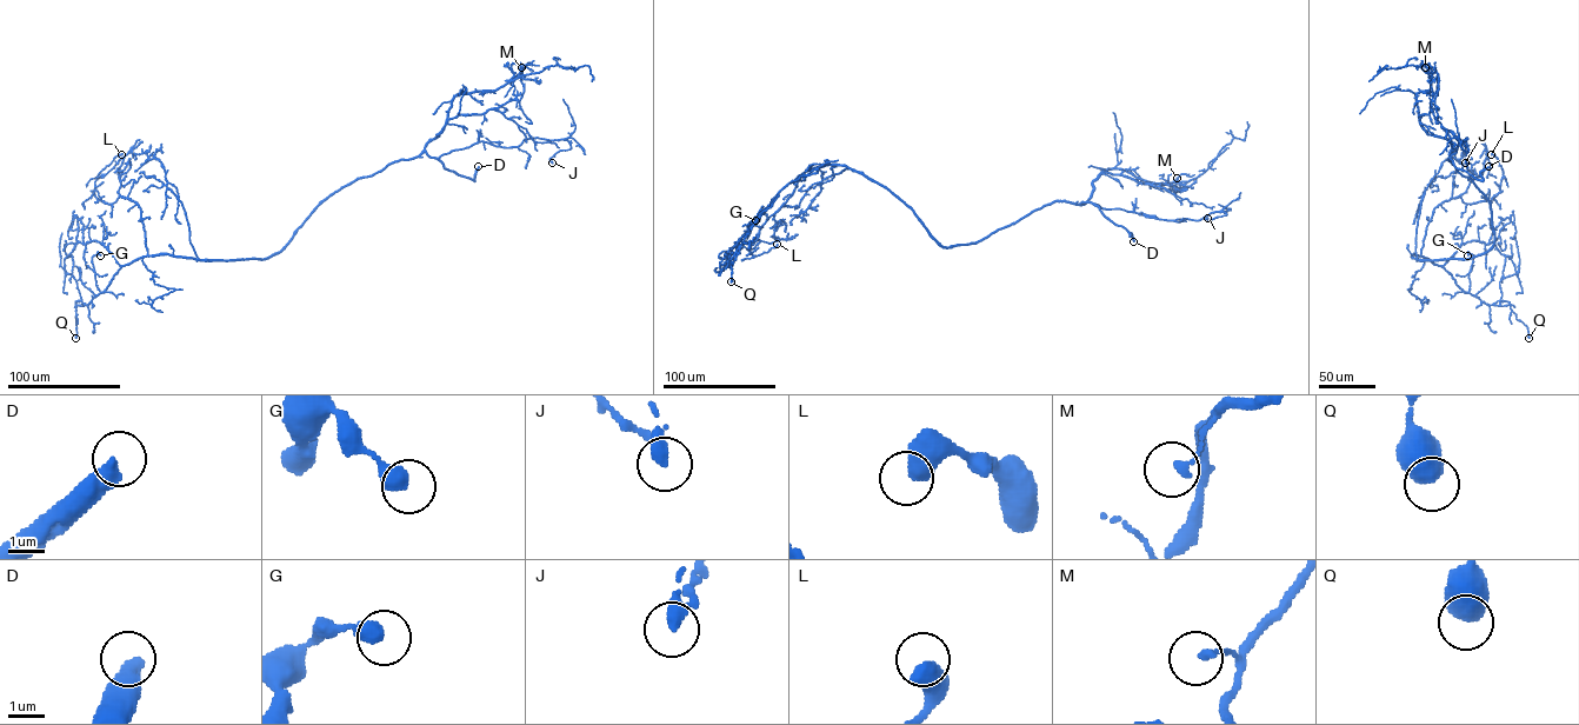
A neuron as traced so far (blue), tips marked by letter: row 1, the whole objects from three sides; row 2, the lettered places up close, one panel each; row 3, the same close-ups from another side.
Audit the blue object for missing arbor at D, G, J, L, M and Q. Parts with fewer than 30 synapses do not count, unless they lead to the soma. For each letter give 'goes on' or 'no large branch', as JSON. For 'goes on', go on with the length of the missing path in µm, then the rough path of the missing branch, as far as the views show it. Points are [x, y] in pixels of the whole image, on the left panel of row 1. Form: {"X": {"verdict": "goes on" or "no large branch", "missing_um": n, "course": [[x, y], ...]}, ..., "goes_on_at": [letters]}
{"D": {"verdict": "goes on", "missing_um": 30, "course": [[478, 166], [497, 153]]}, "G": {"verdict": "no large branch"}, "J": {"verdict": "no large branch"}, "L": {"verdict": "no large branch"}, "M": {"verdict": "no large branch"}, "Q": {"verdict": "no large branch"}, "goes_on_at": ["D"]}

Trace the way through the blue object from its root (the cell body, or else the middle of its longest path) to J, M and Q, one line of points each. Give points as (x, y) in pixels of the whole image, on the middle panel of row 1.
J: (963, 245), (977, 243), (1057, 201), (1093, 203), (1170, 220), (1226, 213), (1207, 218)
M: (963, 245), (1056, 201), (1084, 204), (1106, 170), (1123, 168), (1154, 184), (1177, 178)
Q: (963, 245), (941, 246), (886, 188), (845, 166), (827, 165), (799, 175), (765, 210), (731, 259), (731, 281)

